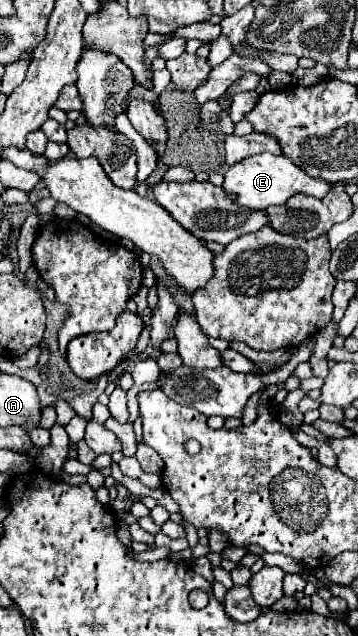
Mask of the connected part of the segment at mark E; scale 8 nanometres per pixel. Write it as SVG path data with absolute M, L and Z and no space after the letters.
M259 154L259 156L247 158L247 160L231 166L225 174L223 190L227 190L227 194L231 194L235 202L239 202L239 206L245 206L251 210L267 210L269 206L283 206L291 196L295 196L299 192L303 192L307 196L323 198L331 190L331 184L327 184L321 178L307 176L301 168L297 168L293 162L289 162L289 158L285 158L283 154L281 156Z

